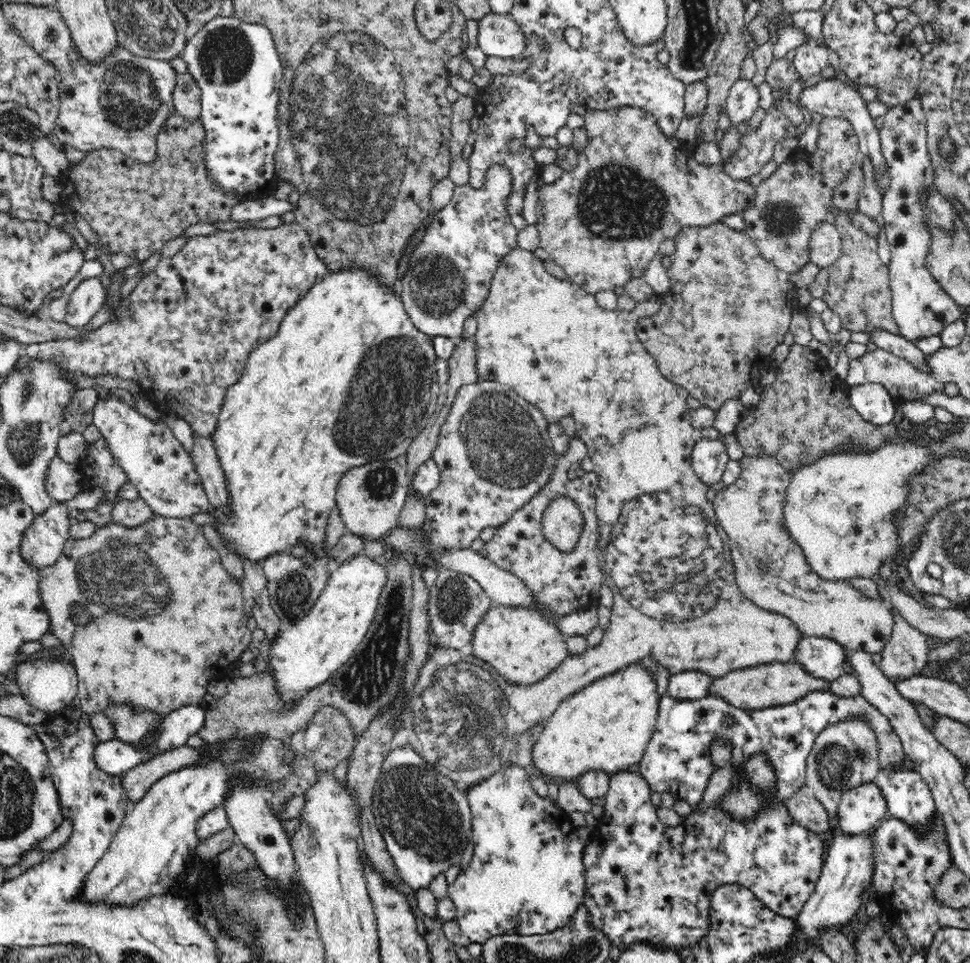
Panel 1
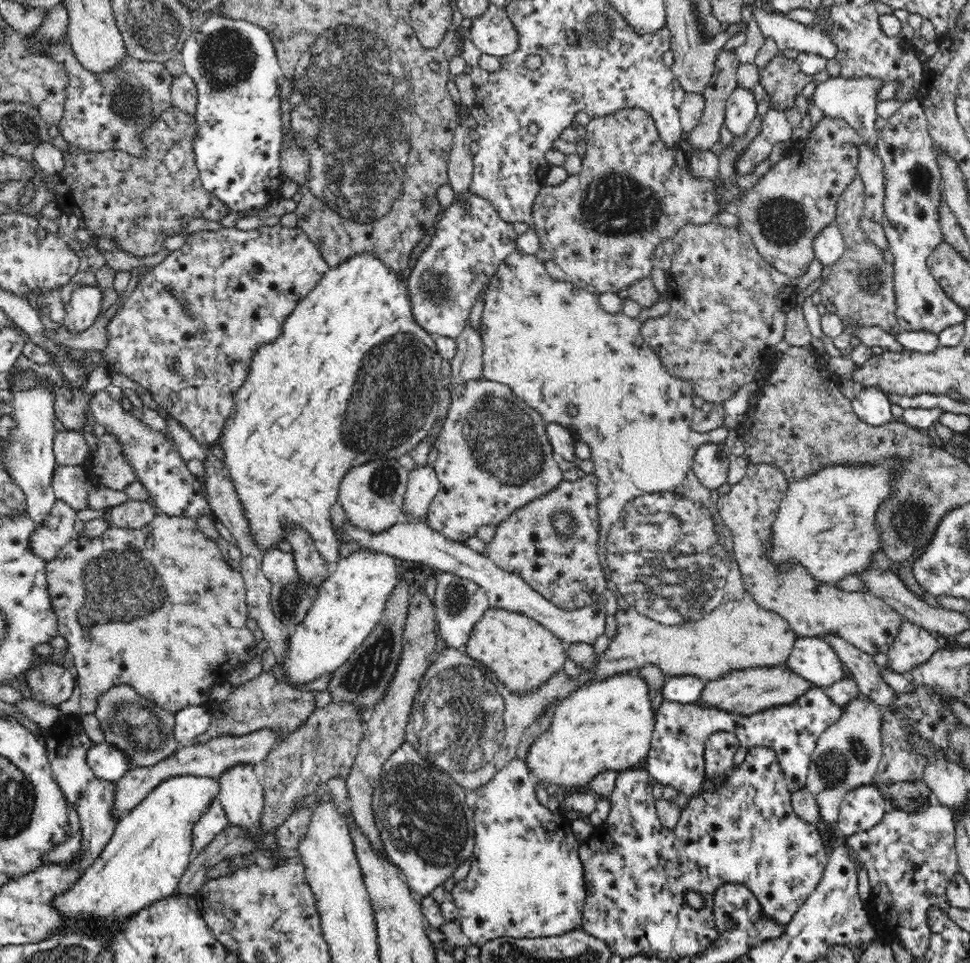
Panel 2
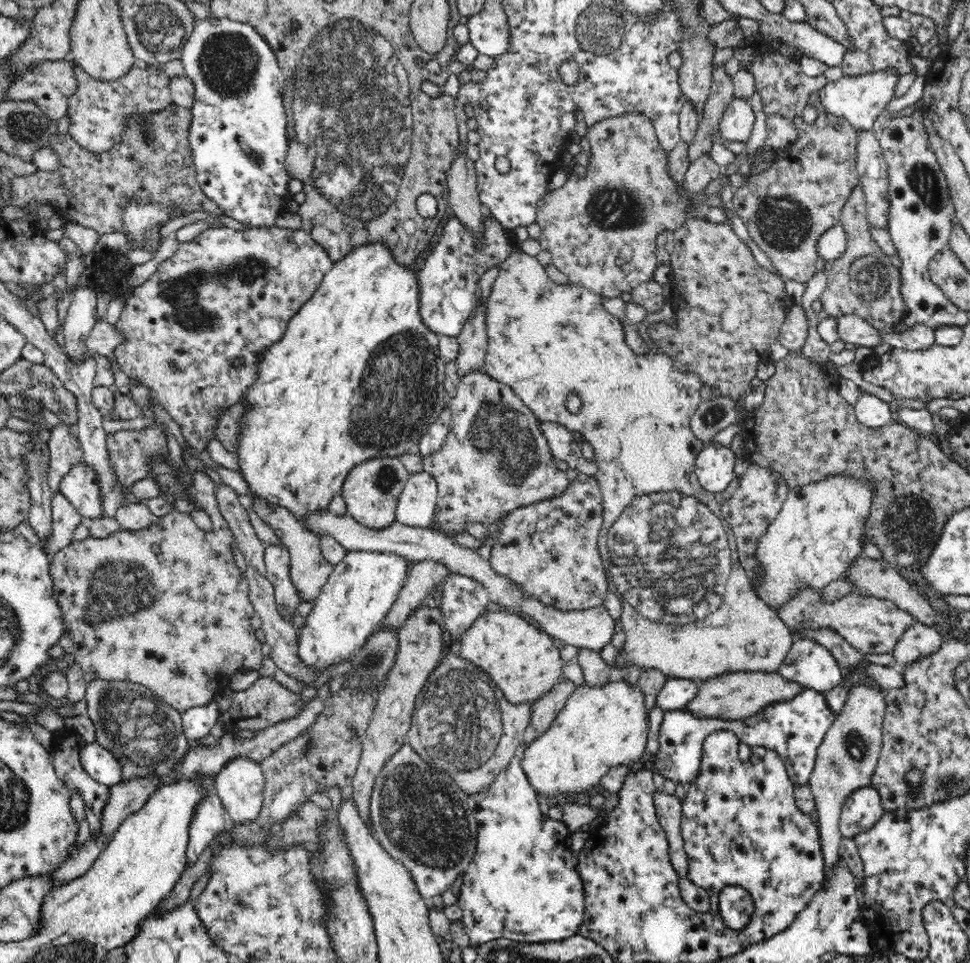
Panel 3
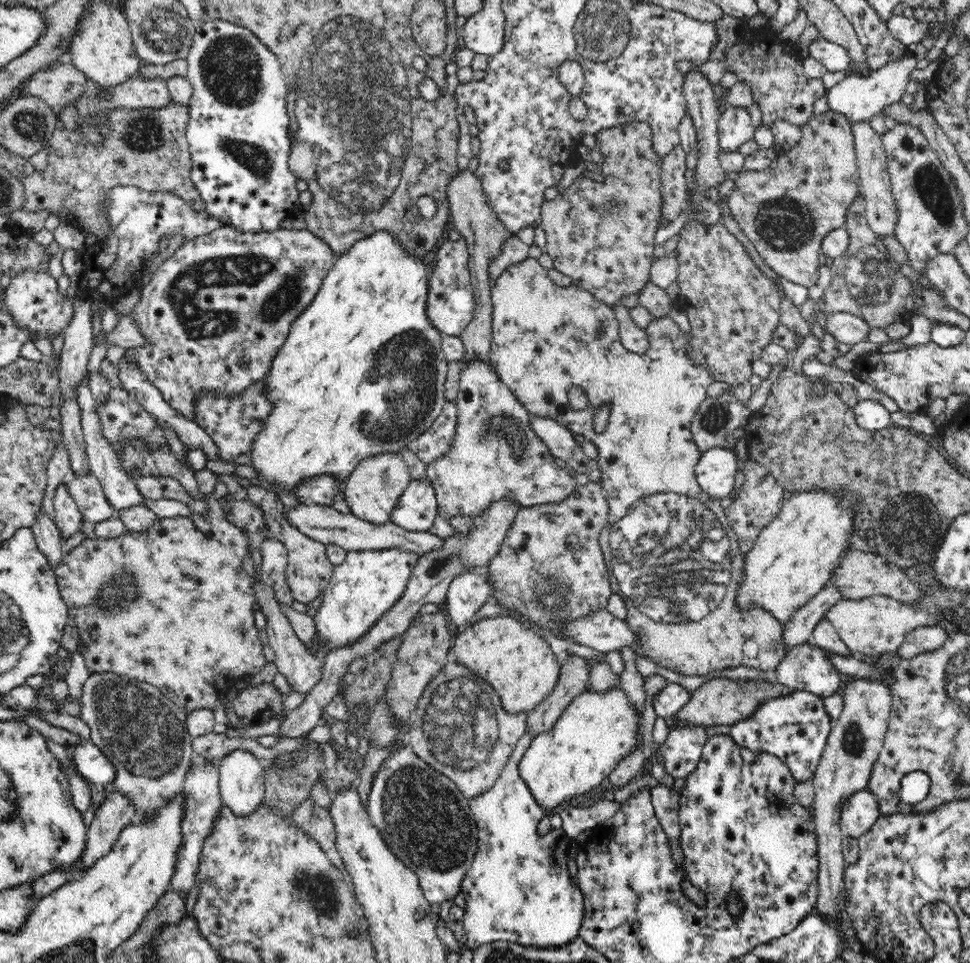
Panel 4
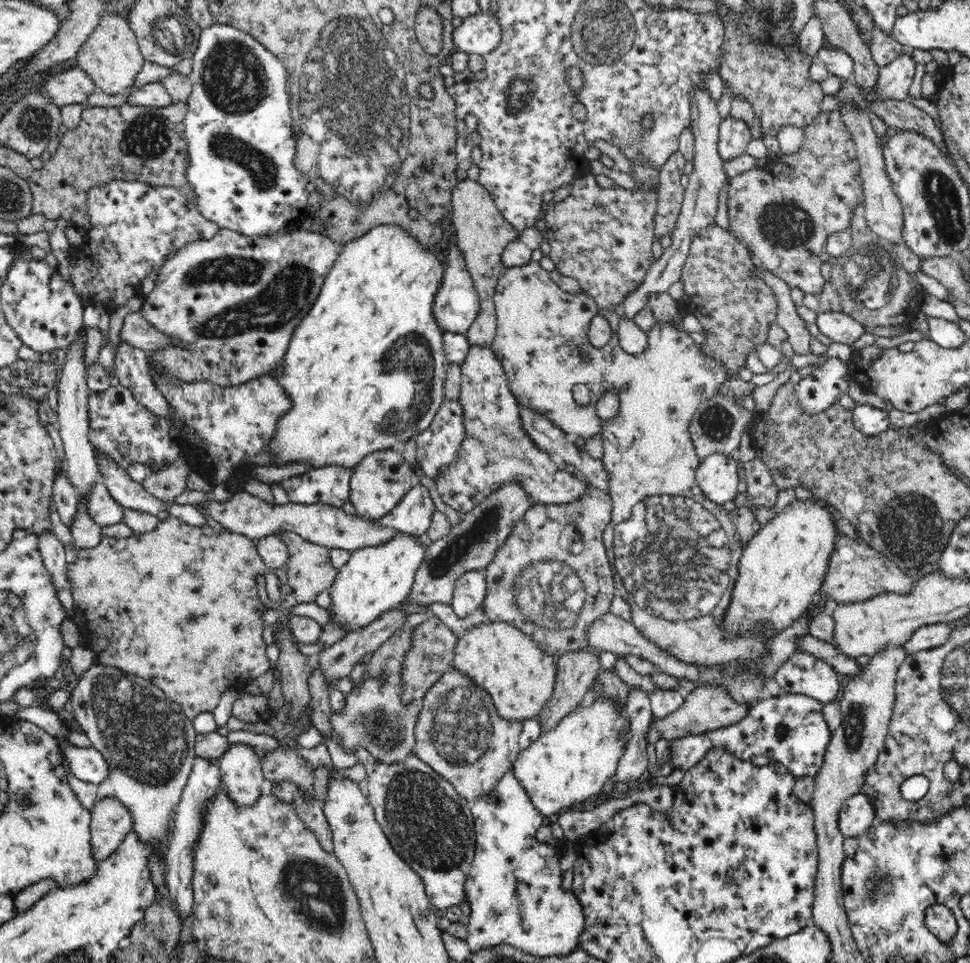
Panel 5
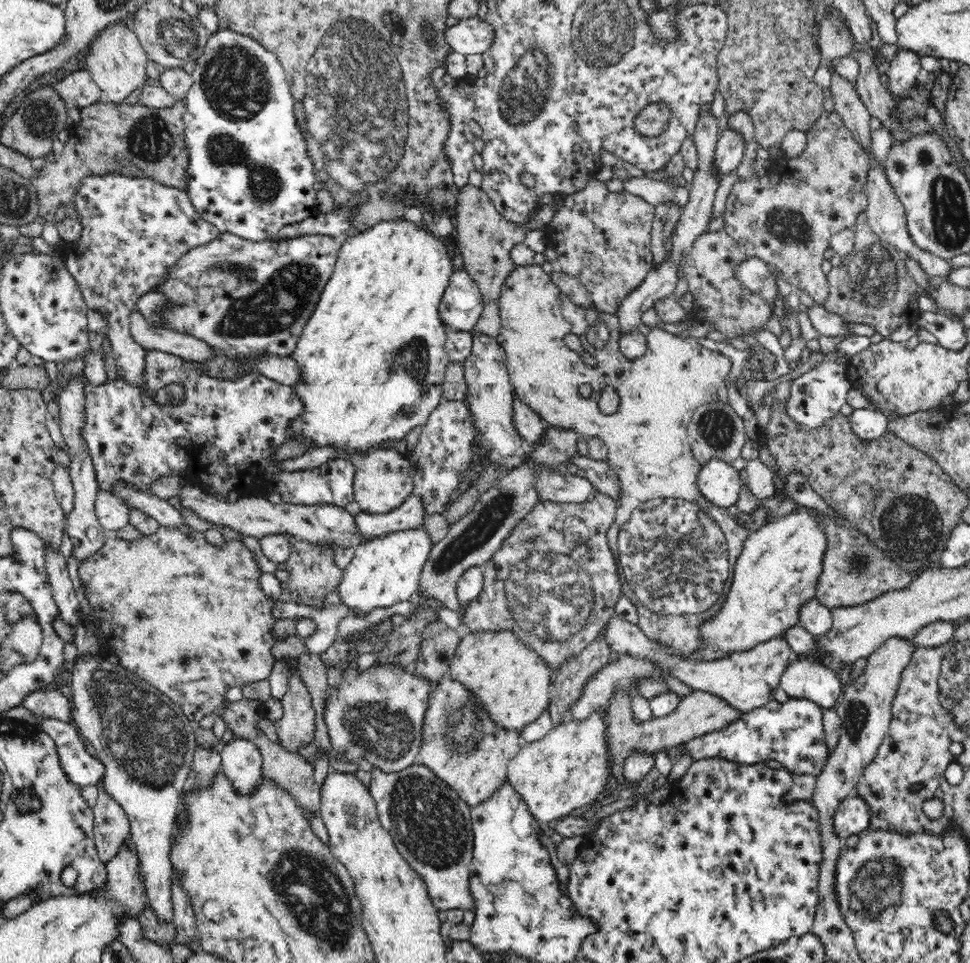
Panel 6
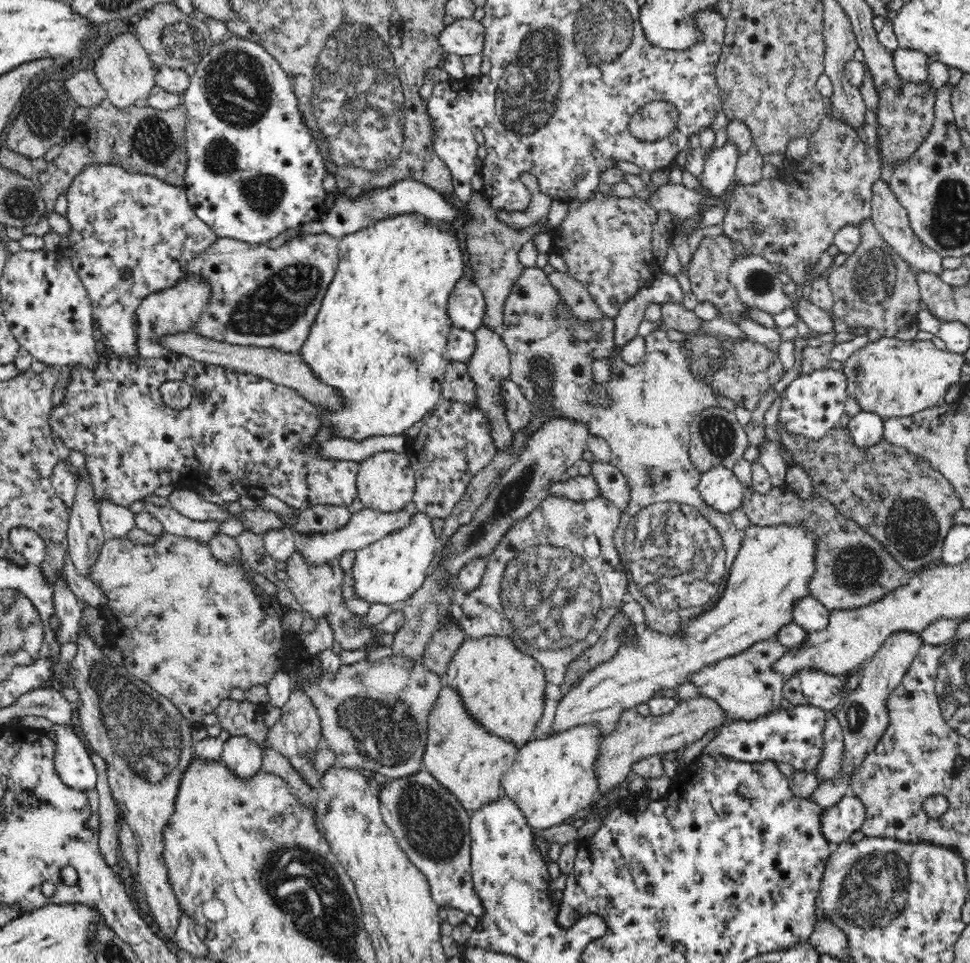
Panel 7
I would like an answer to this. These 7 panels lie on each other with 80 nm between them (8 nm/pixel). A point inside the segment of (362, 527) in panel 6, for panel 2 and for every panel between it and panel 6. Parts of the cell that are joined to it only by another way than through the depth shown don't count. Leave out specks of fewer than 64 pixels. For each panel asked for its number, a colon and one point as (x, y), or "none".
2: (423, 485)
3: (416, 506)
4: (415, 512)
5: (412, 514)

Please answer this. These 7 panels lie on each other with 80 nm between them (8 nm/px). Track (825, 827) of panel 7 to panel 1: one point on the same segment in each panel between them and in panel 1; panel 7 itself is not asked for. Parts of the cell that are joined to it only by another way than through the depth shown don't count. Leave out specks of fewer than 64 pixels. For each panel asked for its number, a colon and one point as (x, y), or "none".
1: (861, 808)
2: (862, 808)
3: (863, 808)
4: (860, 811)
5: (856, 816)
6: (851, 817)

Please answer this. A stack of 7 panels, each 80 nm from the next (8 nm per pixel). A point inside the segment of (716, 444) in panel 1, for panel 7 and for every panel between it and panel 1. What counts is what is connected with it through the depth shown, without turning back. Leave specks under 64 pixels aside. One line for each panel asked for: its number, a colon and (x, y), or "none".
2: (710, 465)
3: (714, 467)
4: (715, 472)
5: (716, 476)
6: (718, 481)
7: (719, 487)

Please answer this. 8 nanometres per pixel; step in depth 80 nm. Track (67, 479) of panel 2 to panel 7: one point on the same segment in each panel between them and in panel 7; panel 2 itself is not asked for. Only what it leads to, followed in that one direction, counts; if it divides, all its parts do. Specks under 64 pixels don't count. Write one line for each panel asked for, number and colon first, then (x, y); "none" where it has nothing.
3: (80, 486)
4: (87, 492)
5: (105, 510)
6: (113, 514)
7: (117, 521)

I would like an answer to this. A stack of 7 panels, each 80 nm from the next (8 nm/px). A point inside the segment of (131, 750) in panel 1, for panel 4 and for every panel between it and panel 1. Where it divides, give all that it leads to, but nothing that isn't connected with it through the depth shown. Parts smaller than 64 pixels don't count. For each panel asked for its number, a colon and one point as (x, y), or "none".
2: (107, 763)
3: (99, 763)
4: (91, 764)

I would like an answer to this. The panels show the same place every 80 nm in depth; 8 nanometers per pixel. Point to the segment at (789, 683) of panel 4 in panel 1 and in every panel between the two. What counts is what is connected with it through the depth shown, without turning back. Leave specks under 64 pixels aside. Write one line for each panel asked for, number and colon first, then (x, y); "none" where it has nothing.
1: (821, 657)
2: (811, 658)
3: (810, 664)

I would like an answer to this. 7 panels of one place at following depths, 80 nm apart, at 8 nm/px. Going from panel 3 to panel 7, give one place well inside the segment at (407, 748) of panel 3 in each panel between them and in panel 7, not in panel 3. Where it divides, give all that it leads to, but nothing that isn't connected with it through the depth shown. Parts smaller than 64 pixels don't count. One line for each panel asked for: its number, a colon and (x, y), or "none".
4: (427, 822)
5: (428, 823)
6: (430, 825)
7: (431, 826)

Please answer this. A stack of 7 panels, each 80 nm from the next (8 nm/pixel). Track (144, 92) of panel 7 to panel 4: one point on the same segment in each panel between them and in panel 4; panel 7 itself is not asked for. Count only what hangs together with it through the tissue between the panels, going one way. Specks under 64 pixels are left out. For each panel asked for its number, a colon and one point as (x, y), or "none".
4: (104, 50)
5: (111, 56)
6: (118, 63)

